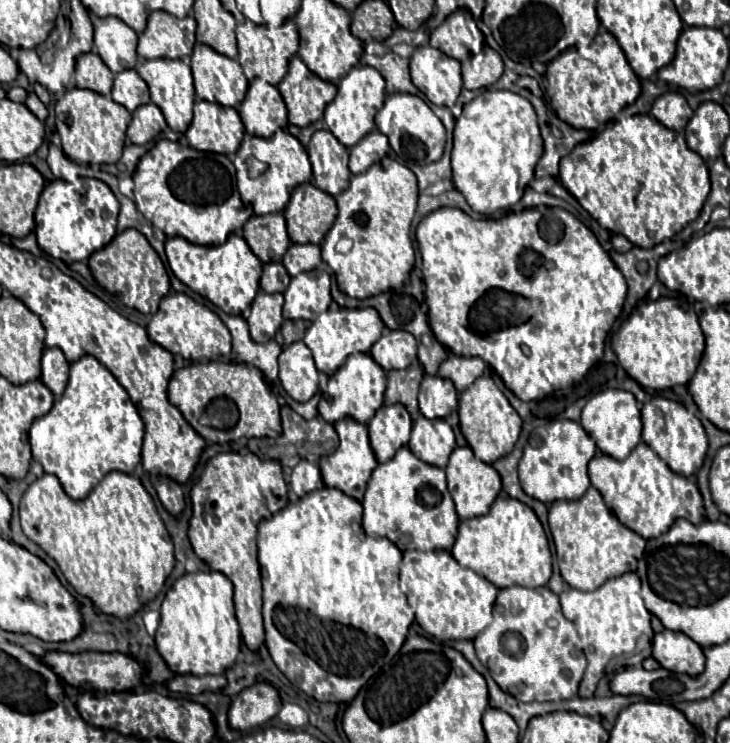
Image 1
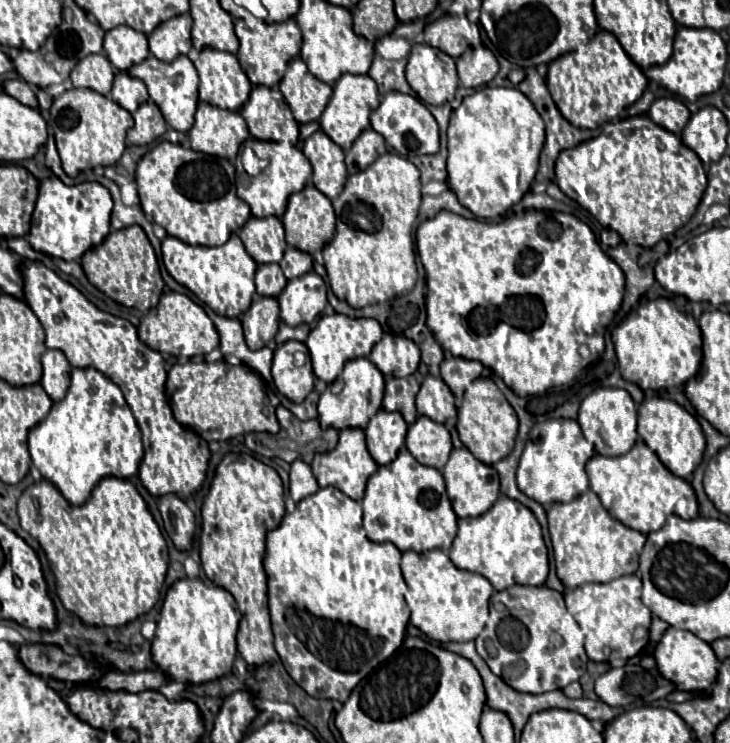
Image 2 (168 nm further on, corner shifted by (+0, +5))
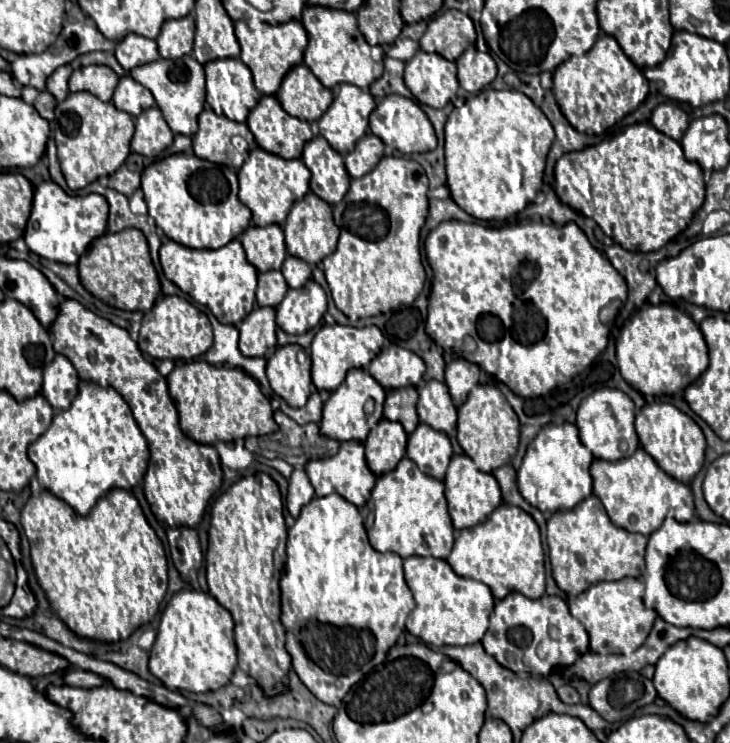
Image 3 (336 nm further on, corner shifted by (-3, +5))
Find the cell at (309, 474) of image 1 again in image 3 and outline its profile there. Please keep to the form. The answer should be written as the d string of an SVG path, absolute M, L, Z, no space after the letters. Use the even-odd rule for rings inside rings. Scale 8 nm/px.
M293 470L289 478L289 492L287 492L287 510L293 518L299 516L301 508L311 502L313 498L313 486L305 474L305 470Z

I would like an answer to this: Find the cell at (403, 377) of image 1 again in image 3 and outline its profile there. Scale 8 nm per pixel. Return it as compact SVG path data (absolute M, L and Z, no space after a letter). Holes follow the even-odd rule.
M413 386L399 388L399 390L387 390L383 416L391 422L399 422L405 428L405 432L411 434L419 424L415 404L417 404L417 390Z

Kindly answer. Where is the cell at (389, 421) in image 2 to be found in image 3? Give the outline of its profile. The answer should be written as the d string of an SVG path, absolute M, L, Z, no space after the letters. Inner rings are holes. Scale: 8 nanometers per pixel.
M383 418L363 442L369 470L375 476L391 472L405 456L405 444L407 444L407 434L403 426L399 422L389 422Z

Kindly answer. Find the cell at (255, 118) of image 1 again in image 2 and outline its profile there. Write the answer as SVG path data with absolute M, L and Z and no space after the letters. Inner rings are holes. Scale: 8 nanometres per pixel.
M254 86L240 114L246 120L250 134L258 140L286 144L298 142L298 122L294 120L282 92L276 88Z

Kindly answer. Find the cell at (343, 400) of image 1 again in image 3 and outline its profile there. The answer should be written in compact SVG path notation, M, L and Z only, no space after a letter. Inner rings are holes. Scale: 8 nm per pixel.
M351 370L345 382L331 392L329 400L323 406L323 420L319 424L321 434L337 442L347 442L347 440L363 442L372 429L369 422L380 422L384 418L385 399L386 390L383 390L383 386L375 378L371 378L365 370Z

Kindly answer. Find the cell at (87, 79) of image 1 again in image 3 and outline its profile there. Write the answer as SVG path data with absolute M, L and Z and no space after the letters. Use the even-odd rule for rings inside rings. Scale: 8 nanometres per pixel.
M81 66L69 78L69 92L91 92L103 102L111 102L119 76L109 66Z

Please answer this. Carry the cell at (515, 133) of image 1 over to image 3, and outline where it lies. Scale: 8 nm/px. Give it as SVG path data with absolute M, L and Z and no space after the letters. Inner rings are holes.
M481 90L467 98L465 106L455 108L445 124L445 166L451 198L480 221L506 221L537 196L553 140L551 122L525 94L517 90Z

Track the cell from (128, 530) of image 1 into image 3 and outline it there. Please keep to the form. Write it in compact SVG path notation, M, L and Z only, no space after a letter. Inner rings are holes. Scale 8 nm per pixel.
M115 488L87 516L79 516L69 504L43 490L23 506L21 524L29 538L35 578L51 610L79 638L107 644L127 640L157 614L167 592L168 561L131 492Z

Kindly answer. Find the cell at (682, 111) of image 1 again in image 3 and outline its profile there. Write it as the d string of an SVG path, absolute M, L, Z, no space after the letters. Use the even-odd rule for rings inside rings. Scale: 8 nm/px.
M665 102L665 104L659 104L653 110L651 124L659 132L663 132L665 136L673 138L675 142L681 142L681 136L683 136L683 132L689 126L689 118L687 118L687 114L679 106L675 106L671 102Z

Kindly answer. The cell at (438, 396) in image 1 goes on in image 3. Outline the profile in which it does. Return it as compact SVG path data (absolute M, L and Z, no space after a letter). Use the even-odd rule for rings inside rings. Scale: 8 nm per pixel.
M431 380L425 384L425 388L419 392L417 402L417 414L419 420L431 426L439 432L453 432L457 422L457 408L451 402L449 390L443 382Z

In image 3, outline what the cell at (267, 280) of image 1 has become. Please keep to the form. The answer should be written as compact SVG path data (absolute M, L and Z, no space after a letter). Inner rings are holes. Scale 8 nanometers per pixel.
M279 270L259 274L259 286L257 286L257 304L259 306L277 308L277 304L285 296L285 292L287 292L287 284Z

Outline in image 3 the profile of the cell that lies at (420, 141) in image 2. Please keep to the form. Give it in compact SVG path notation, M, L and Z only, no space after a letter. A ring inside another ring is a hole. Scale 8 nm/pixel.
M389 94L387 98L383 98L377 104L377 108L369 116L369 130L377 138L381 138L383 144L399 150L401 154L427 152L427 150L435 150L435 146L437 146L433 126L429 122L429 118L425 116L425 112L411 98L405 98L399 94Z

